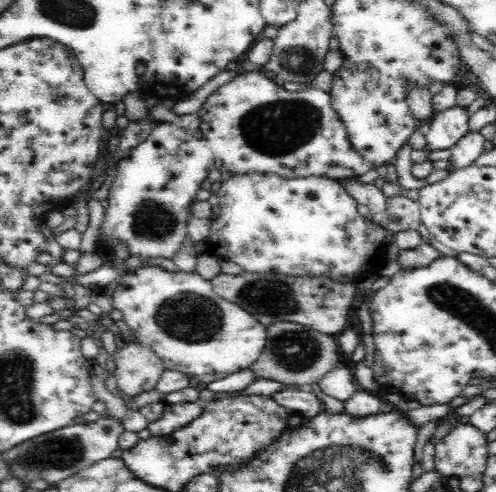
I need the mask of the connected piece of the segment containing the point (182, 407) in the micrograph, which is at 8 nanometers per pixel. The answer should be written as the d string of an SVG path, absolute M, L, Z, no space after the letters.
M197 403L166 404L162 416L154 422L148 423L148 430L152 435L165 437L179 428L185 427L203 411L203 405Z

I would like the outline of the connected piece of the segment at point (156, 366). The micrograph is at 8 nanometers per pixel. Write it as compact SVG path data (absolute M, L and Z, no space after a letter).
M127 343L115 353L116 386L122 395L132 399L153 392L163 371L161 360L140 344Z

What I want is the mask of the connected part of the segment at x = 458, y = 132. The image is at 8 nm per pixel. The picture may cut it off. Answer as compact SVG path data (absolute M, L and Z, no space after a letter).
M454 105L446 110L441 110L435 114L433 121L424 134L426 145L418 150L413 149L409 156L409 161L414 164L428 161L428 156L434 150L446 150L454 146L460 138L466 136L470 115L467 108Z

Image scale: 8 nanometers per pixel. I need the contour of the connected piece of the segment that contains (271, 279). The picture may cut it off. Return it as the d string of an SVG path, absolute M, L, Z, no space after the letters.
M221 273L211 281L211 284L215 294L249 312L264 327L276 322L294 322L332 336L337 336L348 328L350 324L348 310L352 309L351 303L358 287L352 283L338 284L324 276L308 279L275 273L243 273L240 276Z

